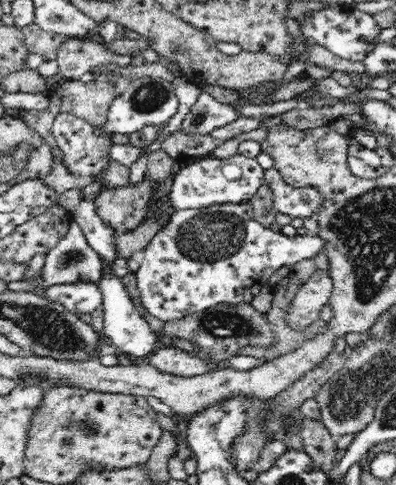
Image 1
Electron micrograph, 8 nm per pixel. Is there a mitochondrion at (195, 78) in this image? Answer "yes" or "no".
no

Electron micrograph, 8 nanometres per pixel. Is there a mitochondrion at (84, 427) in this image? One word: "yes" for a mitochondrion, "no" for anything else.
yes

